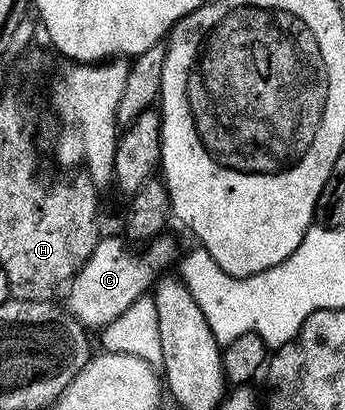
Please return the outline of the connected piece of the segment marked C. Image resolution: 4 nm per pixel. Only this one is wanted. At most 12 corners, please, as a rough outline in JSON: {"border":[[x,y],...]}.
{"border":[[165,232],[142,249],[98,237],[64,309],[86,328],[123,316],[173,261]]}

